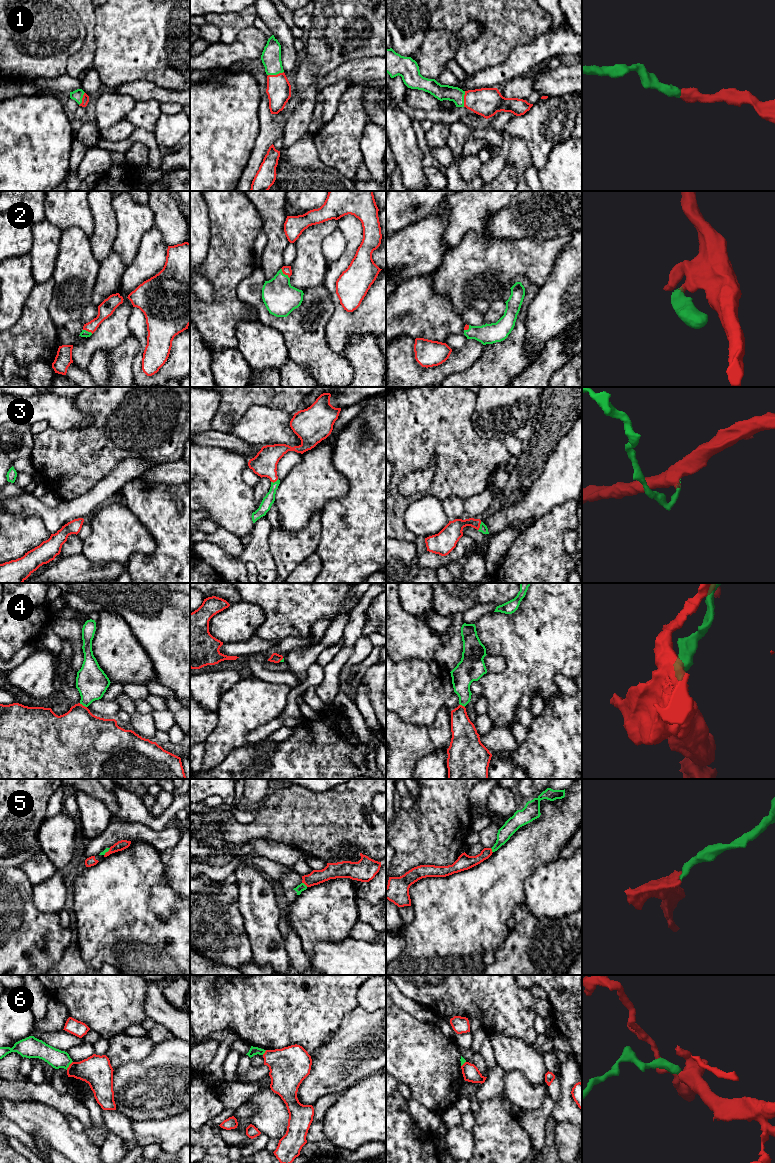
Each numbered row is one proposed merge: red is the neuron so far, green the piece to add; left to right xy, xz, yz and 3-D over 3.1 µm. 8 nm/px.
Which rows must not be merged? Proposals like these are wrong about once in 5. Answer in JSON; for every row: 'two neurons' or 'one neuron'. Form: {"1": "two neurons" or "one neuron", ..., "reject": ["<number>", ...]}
{"1": "one neuron", "2": "one neuron", "3": "one neuron", "4": "one neuron", "5": "one neuron", "6": "one neuron", "reject": []}

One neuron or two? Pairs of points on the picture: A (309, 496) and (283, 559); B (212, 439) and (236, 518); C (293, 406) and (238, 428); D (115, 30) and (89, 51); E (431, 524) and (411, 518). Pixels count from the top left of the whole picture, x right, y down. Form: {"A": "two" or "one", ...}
{"A": "two", "B": "two", "C": "two", "D": "two", "E": "one"}

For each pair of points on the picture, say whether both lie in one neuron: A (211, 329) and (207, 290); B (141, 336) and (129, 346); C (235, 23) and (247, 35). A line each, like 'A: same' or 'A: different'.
A: different
B: different
C: different

